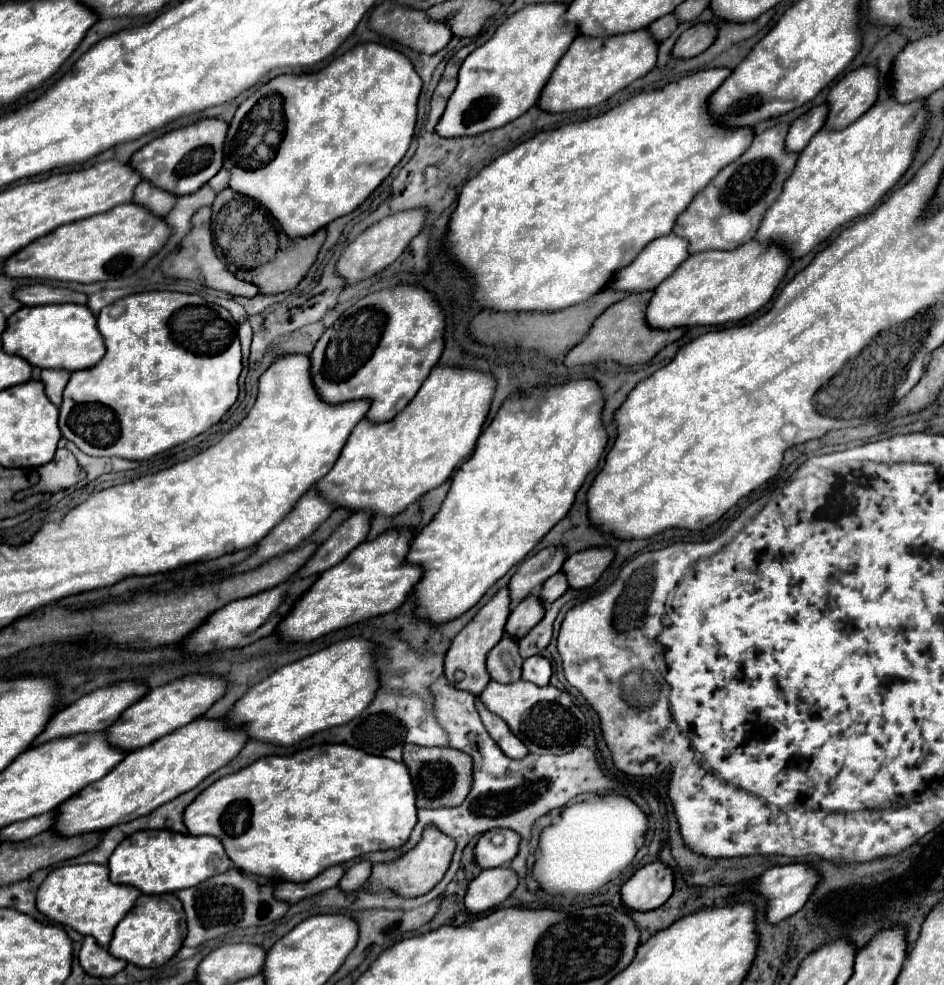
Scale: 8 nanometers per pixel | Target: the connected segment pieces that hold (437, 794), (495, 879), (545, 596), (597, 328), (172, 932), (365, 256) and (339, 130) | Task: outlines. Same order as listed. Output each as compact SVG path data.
M404 746L404 764L410 770L412 784L416 790L418 808L442 808L460 806L472 786L472 758L456 748L426 748L426 746Z
M510 866L482 870L468 886L464 904L470 912L484 912L504 902L518 886L518 874Z
M558 572L558 574L554 574L552 578L548 578L548 580L544 582L544 586L542 586L542 590L540 590L540 598L542 598L544 602L554 602L554 600L560 598L568 588L570 588L570 586L568 586L566 574L564 574L564 572Z
M652 290L648 292L636 292L626 296L624 300L612 304L610 308L606 308L592 324L586 340L582 340L578 346L574 346L564 364L566 366L576 366L576 364L588 364L588 362L596 362L596 360L616 360L620 364L632 366L638 362L648 362L656 356L658 350L662 350L666 344L676 342L684 336L686 328L670 328L670 330L660 330L660 328L652 328L646 320L646 308L648 302L652 298Z
M142 894L132 906L130 914L126 914L118 922L108 952L136 966L156 968L166 964L180 950L184 938L186 938L186 920L182 902L176 898L176 894L164 894L164 896Z
M404 210L404 212L396 212L396 214L376 222L374 226L364 230L354 242L350 242L344 248L342 256L336 262L336 274L346 278L348 286L350 286L354 282L360 282L360 280L384 270L408 248L410 240L420 234L422 226L426 224L426 218L428 218L428 210Z
M362 44L318 72L300 74L300 76L290 76L290 74L278 76L278 78L270 80L268 84L260 86L248 100L244 100L240 104L240 108L236 110L234 120L228 126L228 134L224 140L224 168L230 170L228 186L232 190L236 190L238 194L248 196L248 198L256 200L258 204L262 204L280 222L284 234L290 240L306 238L308 234L314 234L316 230L328 226L332 220L354 212L382 184L382 180L392 172L392 168L402 160L402 156L406 154L406 150L412 142L412 136L414 136L416 104L418 104L420 90L422 90L422 80L416 74L412 62L404 54L396 52L394 48L386 48L380 44Z

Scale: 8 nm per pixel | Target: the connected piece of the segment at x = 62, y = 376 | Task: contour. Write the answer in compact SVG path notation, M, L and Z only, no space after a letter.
M42 370L42 382L46 386L46 394L56 408L60 408L62 404L62 392L68 380L70 380L70 372L66 370Z

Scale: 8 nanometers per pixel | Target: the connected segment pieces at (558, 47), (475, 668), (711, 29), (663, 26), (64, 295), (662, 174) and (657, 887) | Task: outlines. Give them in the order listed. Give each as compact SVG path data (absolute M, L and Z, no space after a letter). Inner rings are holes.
M538 2L506 18L494 36L476 48L460 66L458 86L448 100L436 132L444 138L474 136L500 128L532 108L558 60L578 36L578 26L566 24L566 2Z
M502 588L498 594L494 594L480 610L478 614L468 622L468 626L464 626L462 634L454 638L450 650L446 652L446 660L444 660L444 668L446 668L446 680L460 688L466 690L470 694L480 694L486 684L492 680L488 670L486 670L486 654L500 642L500 638L504 636L504 626L510 614L510 590Z
M712 22L706 24L694 24L692 28L688 28L676 42L672 54L678 58L692 58L702 54L708 46L714 44L718 36L718 28Z
M674 14L662 16L662 18L658 18L656 22L650 24L650 32L652 32L652 36L654 36L658 42L666 40L676 28L678 28L678 20L676 20Z
M34 284L20 288L16 298L26 306L40 306L40 304L88 304L88 296L70 288L52 288L44 284Z
M732 68L700 70L696 74L670 82L660 90L640 92L598 118L584 120L580 124L566 124L566 126L546 130L546 132L538 132L530 140L524 140L518 146L514 146L512 150L508 150L506 154L498 156L494 162L490 162L486 168L482 168L478 172L478 176L468 180L460 192L458 206L450 220L446 248L462 266L466 266L468 270L474 272L476 290L478 290L478 292L474 292L474 298L484 308L492 308L492 310L544 310L546 312L546 310L568 308L568 306L586 302L598 290L608 286L610 280L616 276L616 272L622 270L624 266L628 266L650 240L670 234L672 226L676 224L678 214L682 214L688 208L688 202L692 202L692 198L700 190L704 190L704 186L708 186L708 182L724 166L728 166L728 162L734 162L740 154L744 154L744 150L748 148L748 142L752 142L754 128L748 126L748 128L740 128L740 130L728 130L726 126L720 126L720 122L716 122L716 118L712 116L712 112L708 108L710 94L714 94L716 88L730 74L732 74Z
M654 860L622 886L622 900L634 910L654 910L662 906L674 892L674 872L660 860Z

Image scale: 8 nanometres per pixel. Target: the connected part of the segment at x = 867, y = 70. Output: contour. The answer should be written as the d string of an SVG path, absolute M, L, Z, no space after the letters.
M868 64L848 72L828 94L830 114L826 128L846 128L858 120L878 100L878 90L880 82L876 66Z

